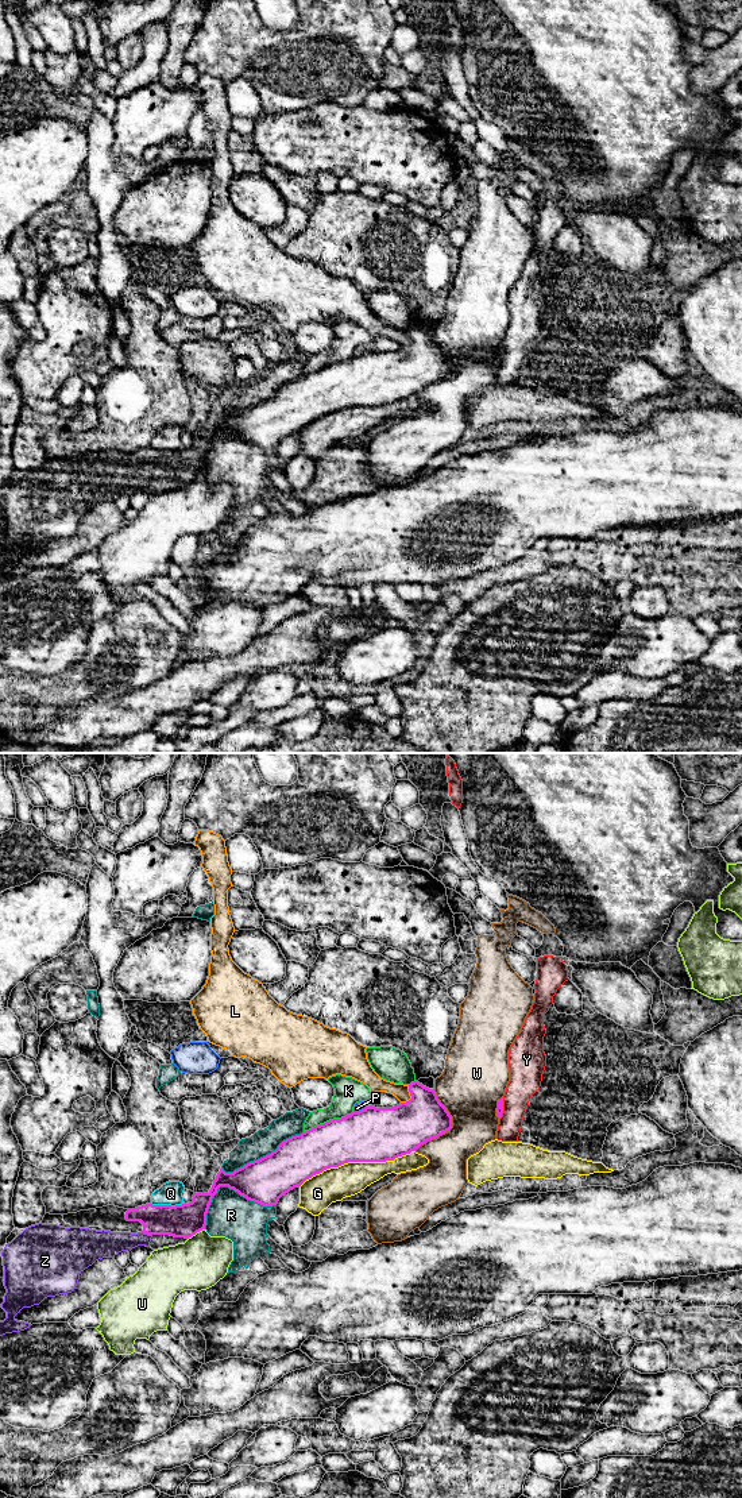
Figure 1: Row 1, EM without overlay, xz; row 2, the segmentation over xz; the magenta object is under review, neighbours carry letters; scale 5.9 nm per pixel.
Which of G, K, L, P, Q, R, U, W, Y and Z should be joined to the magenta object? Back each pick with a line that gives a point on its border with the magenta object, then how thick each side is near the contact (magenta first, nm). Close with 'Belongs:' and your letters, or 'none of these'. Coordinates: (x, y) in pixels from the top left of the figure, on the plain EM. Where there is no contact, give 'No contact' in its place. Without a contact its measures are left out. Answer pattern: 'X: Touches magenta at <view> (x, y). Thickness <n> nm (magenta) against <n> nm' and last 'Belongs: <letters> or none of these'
Z: Touches magenta at xz (147, 478). Thickness 200 nm (magenta) against 160 nm
Belongs: Z

